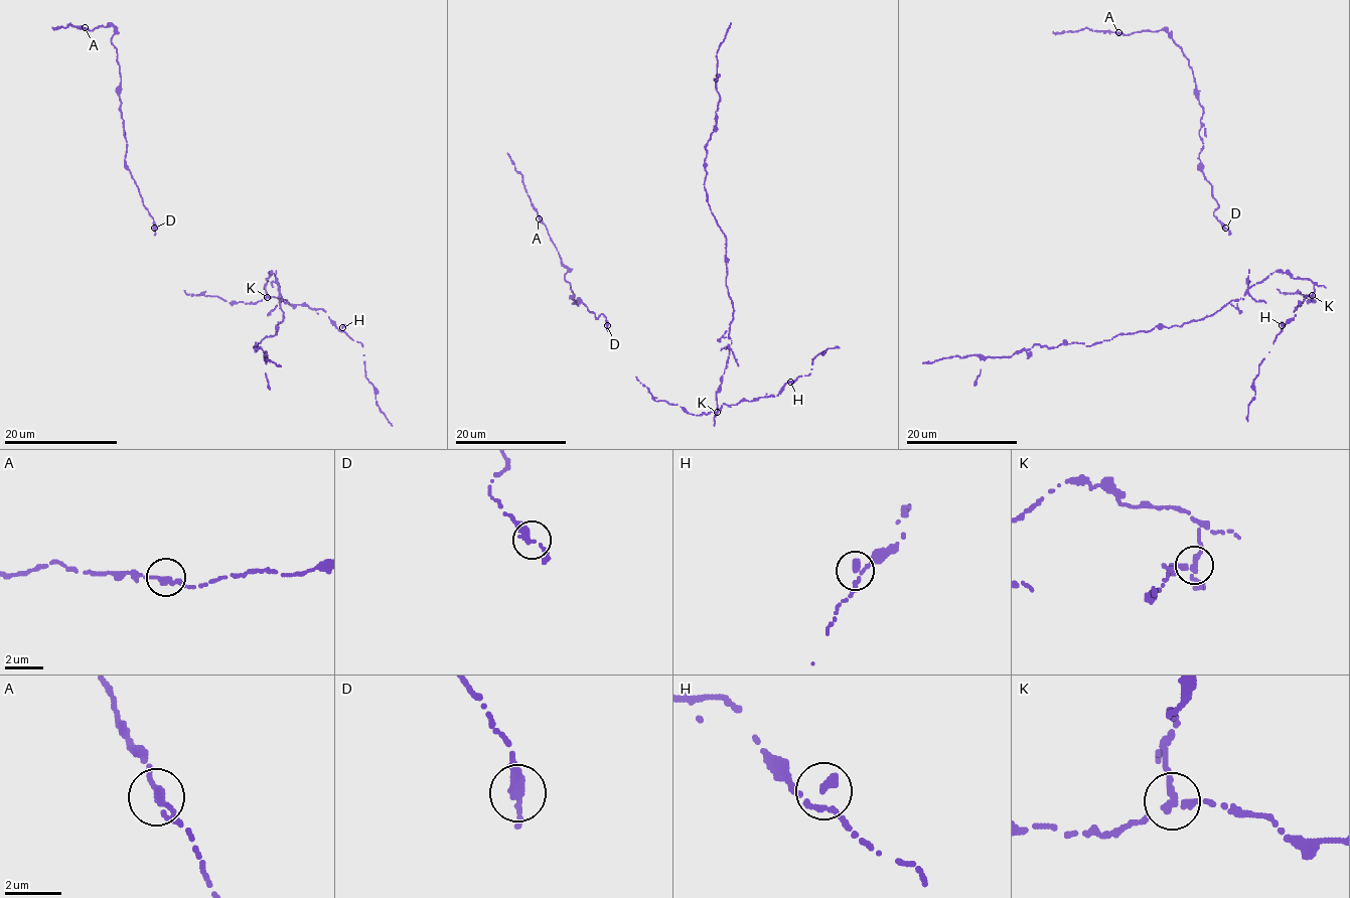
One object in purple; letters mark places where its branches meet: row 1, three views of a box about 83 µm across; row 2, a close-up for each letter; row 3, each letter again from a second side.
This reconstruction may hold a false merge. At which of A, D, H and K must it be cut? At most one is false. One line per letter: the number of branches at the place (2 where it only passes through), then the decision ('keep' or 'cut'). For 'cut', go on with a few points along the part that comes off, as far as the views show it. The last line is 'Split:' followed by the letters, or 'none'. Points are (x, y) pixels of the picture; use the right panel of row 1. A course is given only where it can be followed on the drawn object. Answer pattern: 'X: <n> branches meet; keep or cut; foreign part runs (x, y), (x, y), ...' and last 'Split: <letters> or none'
A: 3 branches meet; keep
D: 2 branches meet; keep
H: 2 branches meet; keep
K: 3 branches meet; cut; foreign part runs (1312, 295), (1309, 279), (1276, 271), (1243, 299), (1180, 326), (922, 362)
Split: K

